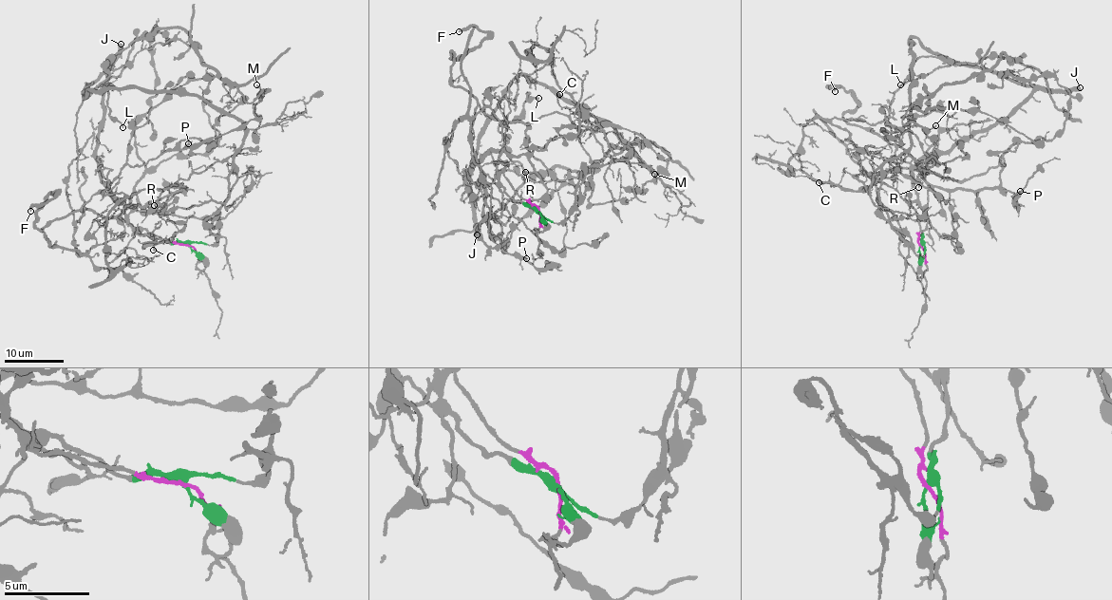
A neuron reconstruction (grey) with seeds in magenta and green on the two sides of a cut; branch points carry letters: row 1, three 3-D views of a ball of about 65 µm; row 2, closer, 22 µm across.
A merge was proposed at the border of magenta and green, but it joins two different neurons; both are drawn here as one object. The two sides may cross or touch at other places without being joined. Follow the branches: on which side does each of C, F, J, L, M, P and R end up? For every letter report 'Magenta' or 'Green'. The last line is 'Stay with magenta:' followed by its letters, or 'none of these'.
C: Magenta
F: Green
J: Magenta
L: Magenta
M: Magenta
P: Green
R: Magenta
Stay with magenta: C, J, L, M, R

